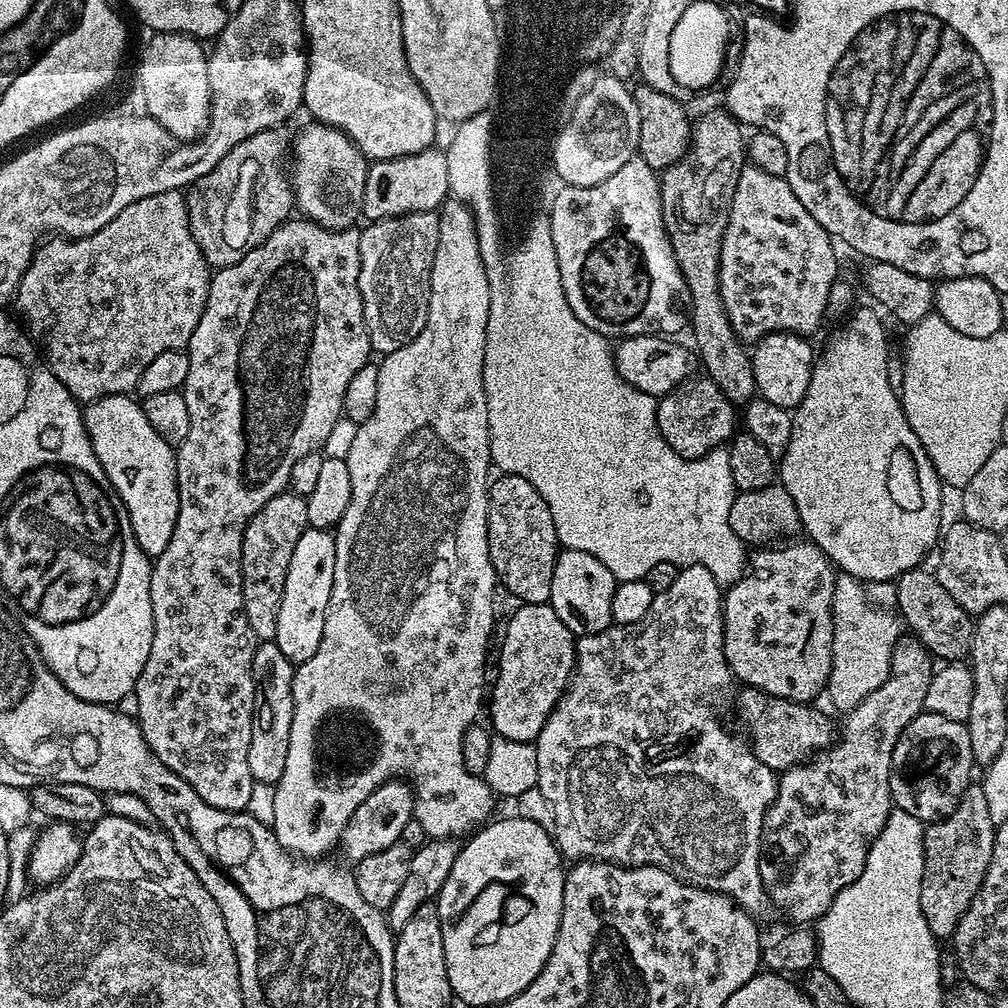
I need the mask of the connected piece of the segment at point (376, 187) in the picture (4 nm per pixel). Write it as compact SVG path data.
M433 146L418 154L369 163L366 192L362 194L363 219L371 222L415 212L436 212L450 196L450 174L446 171L446 158L444 152L438 149Z

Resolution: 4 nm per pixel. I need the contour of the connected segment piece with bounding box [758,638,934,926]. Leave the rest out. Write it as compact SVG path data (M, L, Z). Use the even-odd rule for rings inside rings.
M901 638L892 655L892 673L886 682L882 682L882 686L878 686L878 690L866 694L858 706L843 713L844 725L841 728L839 725L838 739L832 747L779 773L776 797L764 815L758 870L762 874L764 892L768 895L771 907L785 912L793 920L793 925L808 926L819 921L838 893L862 874L868 847L894 811L890 794L894 746L902 730L924 711L926 690L932 681L933 671L933 657L929 656L919 640Z

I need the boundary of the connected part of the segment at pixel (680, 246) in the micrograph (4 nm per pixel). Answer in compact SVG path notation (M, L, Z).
M720 110L720 112L708 112L700 121L698 119L695 121L688 153L669 168L663 169L659 177L662 218L690 293L690 332L692 328L692 336L696 339L694 352L698 357L699 367L700 364L704 367L703 375L712 380L714 386L718 386L718 390L722 390L722 394L726 394L726 398L734 406L743 406L757 395L754 366L749 349L745 341L734 334L734 326L730 326L730 318L720 297L720 243L726 230L730 202L738 186L738 174L745 166L745 129L730 113Z

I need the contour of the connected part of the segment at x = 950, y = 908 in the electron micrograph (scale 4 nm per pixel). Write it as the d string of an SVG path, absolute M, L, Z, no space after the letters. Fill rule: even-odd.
M969 783L954 814L945 820L929 823L924 830L924 873L920 887L922 918L930 926L937 941L952 937L962 914L978 894L994 854L994 838L998 825L990 818L986 794L979 783Z

